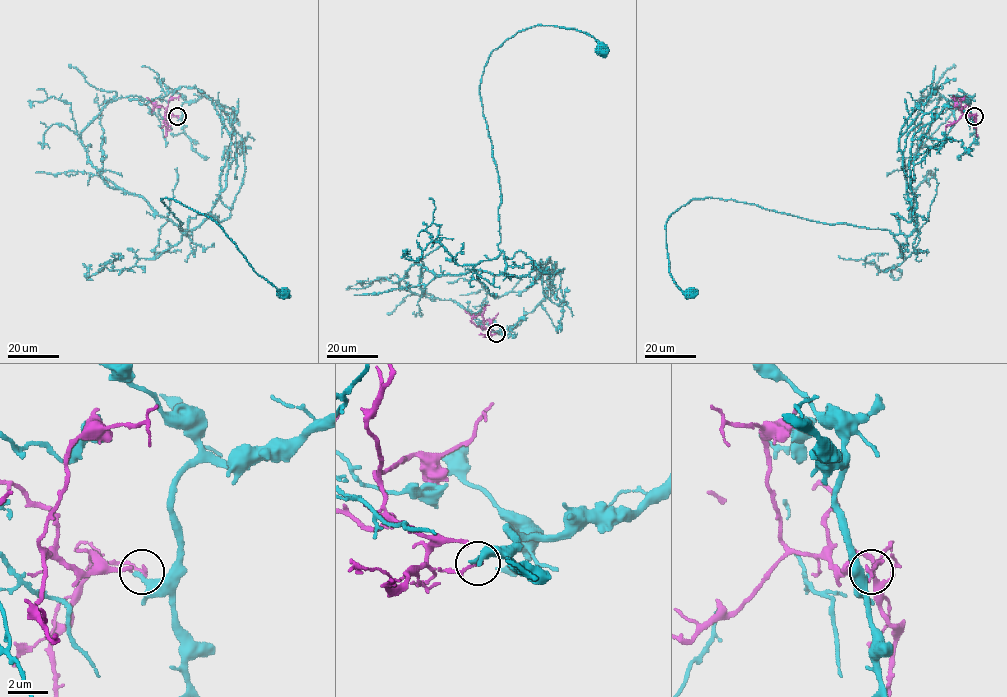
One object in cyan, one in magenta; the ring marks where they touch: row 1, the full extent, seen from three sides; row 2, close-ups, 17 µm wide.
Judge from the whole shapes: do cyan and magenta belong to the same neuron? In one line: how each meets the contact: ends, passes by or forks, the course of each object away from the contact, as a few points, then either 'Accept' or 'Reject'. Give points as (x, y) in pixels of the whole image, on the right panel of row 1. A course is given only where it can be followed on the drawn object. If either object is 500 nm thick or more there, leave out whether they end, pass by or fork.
At the ring cyan ends. At the ring magenta ends. Course of cyan: (973, 116), (955, 96), (912, 137), (898, 234), (693, 198), (665, 225), (691, 293). Course of magenta: (974, 116), (968, 114), (967, 105), (961, 110), (951, 97). Reject

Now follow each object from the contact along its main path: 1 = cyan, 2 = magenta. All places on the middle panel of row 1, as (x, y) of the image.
1: (496, 333), (515, 328), (563, 269), (551, 276), (498, 248), (484, 66), (537, 25), (574, 28), (602, 50)
2: (496, 333), (491, 334), (476, 325), (464, 310)

